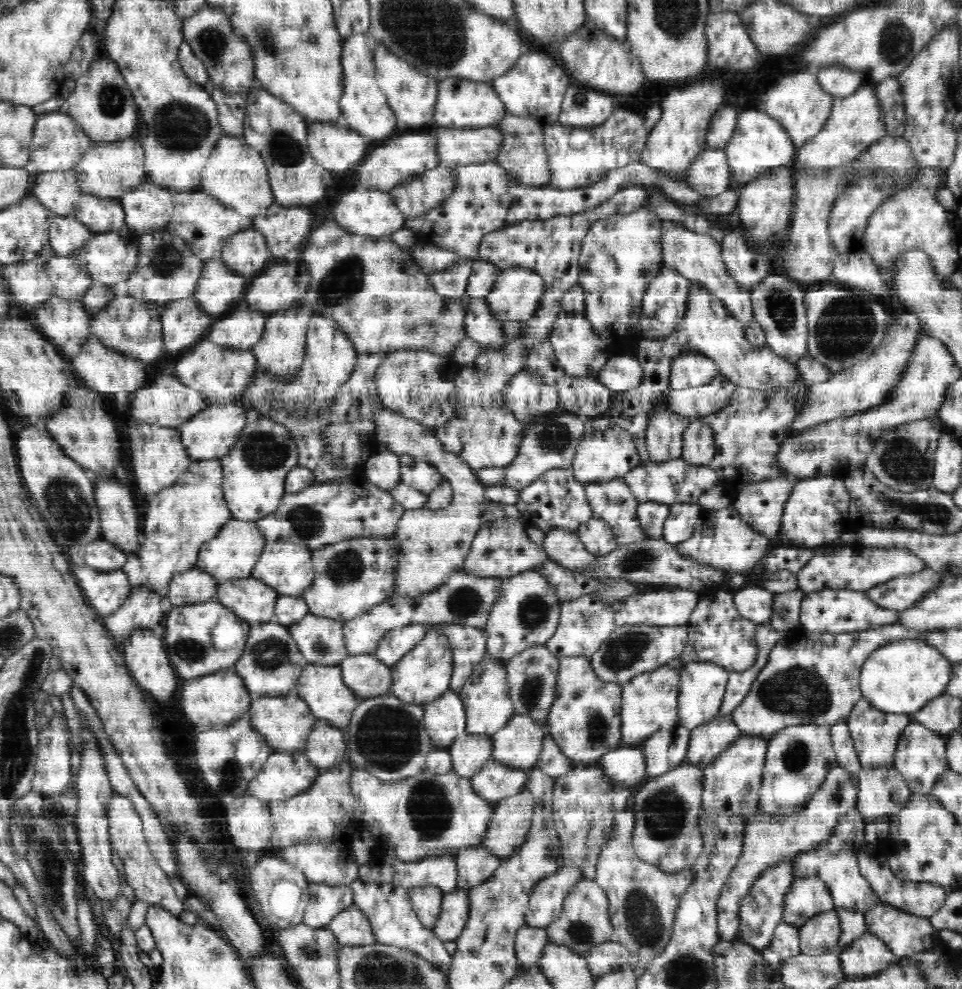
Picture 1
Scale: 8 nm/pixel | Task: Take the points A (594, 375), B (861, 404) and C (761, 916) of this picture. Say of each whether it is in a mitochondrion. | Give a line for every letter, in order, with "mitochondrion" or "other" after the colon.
A: other
B: other
C: other

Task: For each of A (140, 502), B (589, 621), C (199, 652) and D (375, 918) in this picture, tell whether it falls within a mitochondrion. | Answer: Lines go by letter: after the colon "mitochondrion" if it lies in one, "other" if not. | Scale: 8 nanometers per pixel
A: other
B: mitochondrion
C: mitochondrion
D: other

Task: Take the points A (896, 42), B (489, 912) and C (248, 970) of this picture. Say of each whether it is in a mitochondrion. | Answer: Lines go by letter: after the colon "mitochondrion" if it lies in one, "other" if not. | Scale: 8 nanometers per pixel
A: mitochondrion
B: mitochondrion
C: other

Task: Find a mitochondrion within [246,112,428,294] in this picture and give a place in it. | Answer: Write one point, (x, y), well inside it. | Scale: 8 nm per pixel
(284, 149)

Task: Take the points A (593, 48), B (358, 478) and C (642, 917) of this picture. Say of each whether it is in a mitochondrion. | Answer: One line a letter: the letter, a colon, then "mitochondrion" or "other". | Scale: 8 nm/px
A: other
B: other
C: mitochondrion

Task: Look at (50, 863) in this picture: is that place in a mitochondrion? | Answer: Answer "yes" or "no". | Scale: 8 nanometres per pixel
yes

